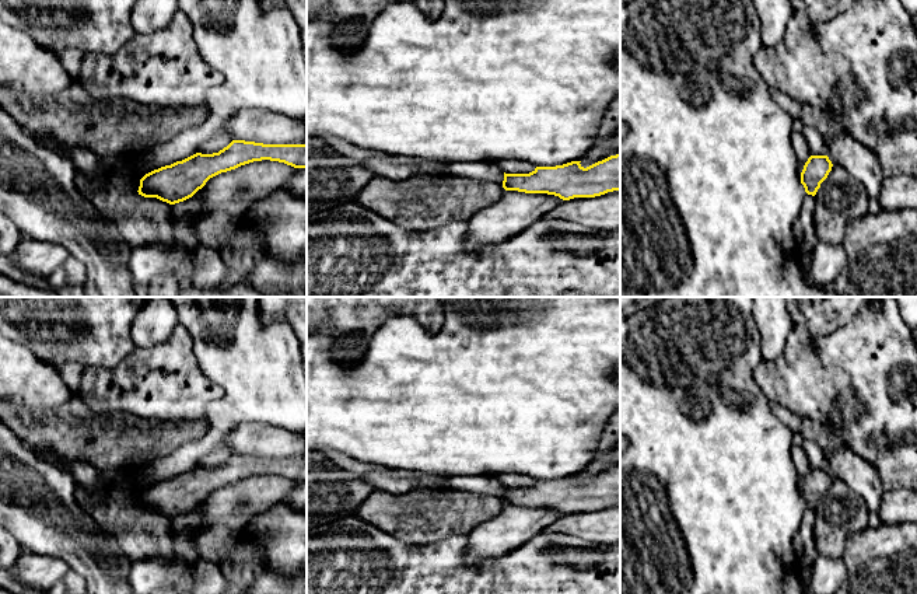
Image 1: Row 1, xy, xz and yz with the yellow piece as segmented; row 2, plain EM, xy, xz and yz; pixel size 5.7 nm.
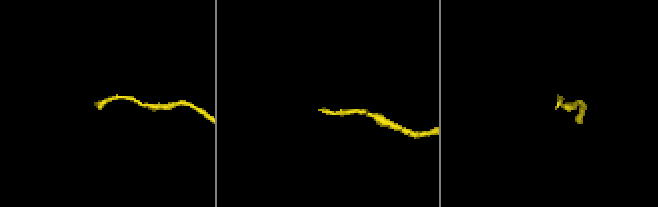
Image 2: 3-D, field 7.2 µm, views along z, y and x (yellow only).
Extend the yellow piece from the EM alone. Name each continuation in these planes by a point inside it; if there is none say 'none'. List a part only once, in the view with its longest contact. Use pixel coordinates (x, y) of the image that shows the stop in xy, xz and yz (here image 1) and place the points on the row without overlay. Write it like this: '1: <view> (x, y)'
none

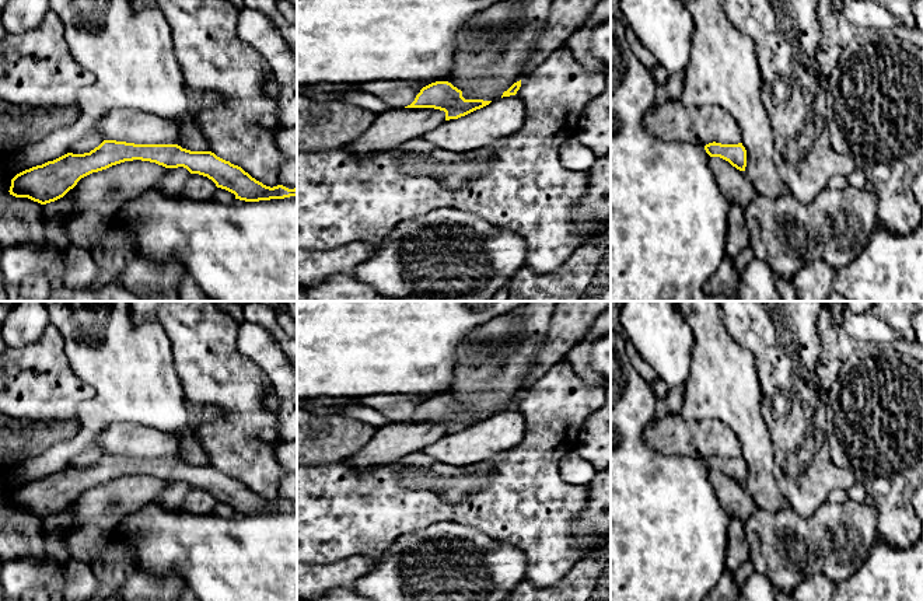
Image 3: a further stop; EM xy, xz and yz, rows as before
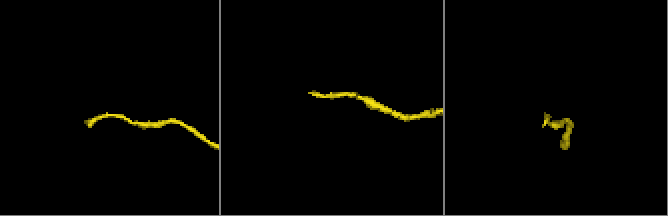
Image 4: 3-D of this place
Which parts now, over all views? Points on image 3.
none

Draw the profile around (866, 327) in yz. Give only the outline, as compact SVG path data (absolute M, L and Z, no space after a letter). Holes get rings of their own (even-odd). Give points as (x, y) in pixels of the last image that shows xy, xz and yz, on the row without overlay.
M843 304L842 329L859 343L894 345L903 342L902 336L881 318L870 312L856 314L846 304Z

